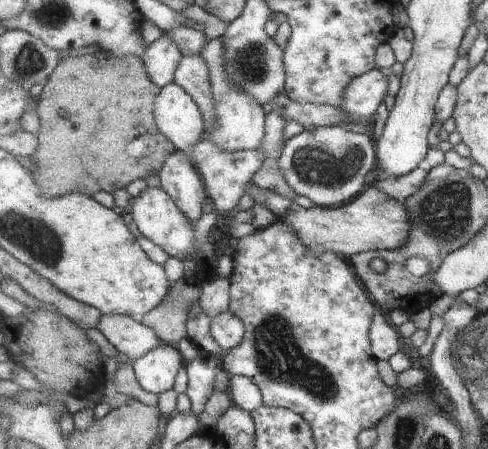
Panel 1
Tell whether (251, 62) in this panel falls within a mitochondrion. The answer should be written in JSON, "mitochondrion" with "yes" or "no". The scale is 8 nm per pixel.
{"mitochondrion":"yes"}

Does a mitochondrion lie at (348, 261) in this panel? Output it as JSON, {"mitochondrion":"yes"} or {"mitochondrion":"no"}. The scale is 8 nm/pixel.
{"mitochondrion":"no"}

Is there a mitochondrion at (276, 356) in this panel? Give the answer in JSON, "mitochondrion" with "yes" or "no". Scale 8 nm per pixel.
{"mitochondrion":"yes"}

